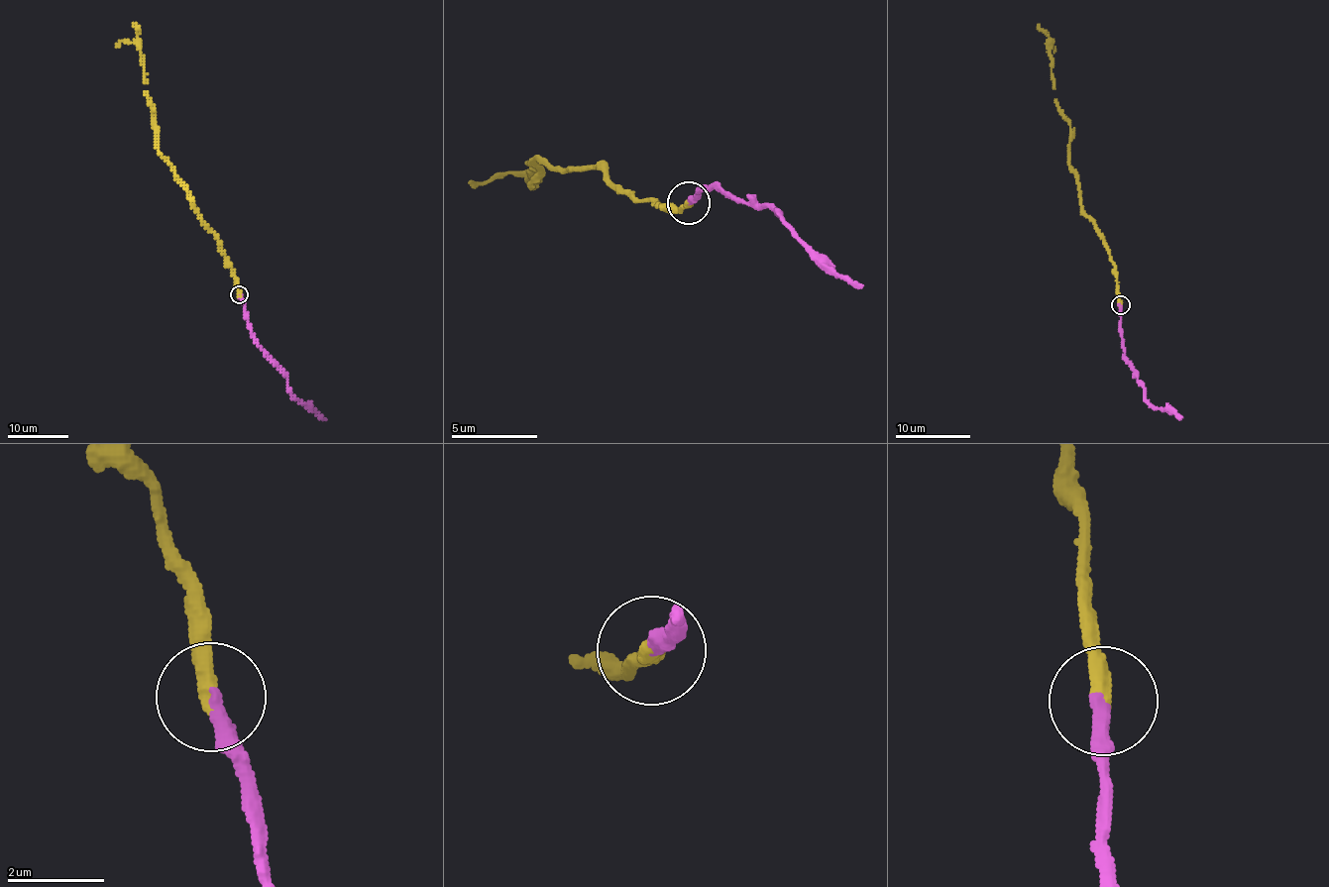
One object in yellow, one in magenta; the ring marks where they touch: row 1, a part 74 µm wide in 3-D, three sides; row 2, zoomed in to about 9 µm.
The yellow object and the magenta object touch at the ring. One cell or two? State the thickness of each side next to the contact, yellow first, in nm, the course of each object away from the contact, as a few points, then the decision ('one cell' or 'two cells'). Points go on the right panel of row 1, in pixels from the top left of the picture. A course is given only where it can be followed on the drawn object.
360 nm thick on the yellow side, 320 nm on the other; yellow runs (1120, 305), (1110, 250), (1083, 210), (1078, 175), (1069, 166), (1070, 120), (1054, 99), (1048, 46), (1053, 53); magenta runs (1120, 305), (1125, 358), (1144, 388), (1144, 397), (1156, 407), (1166, 407), (1182, 416); one cell

